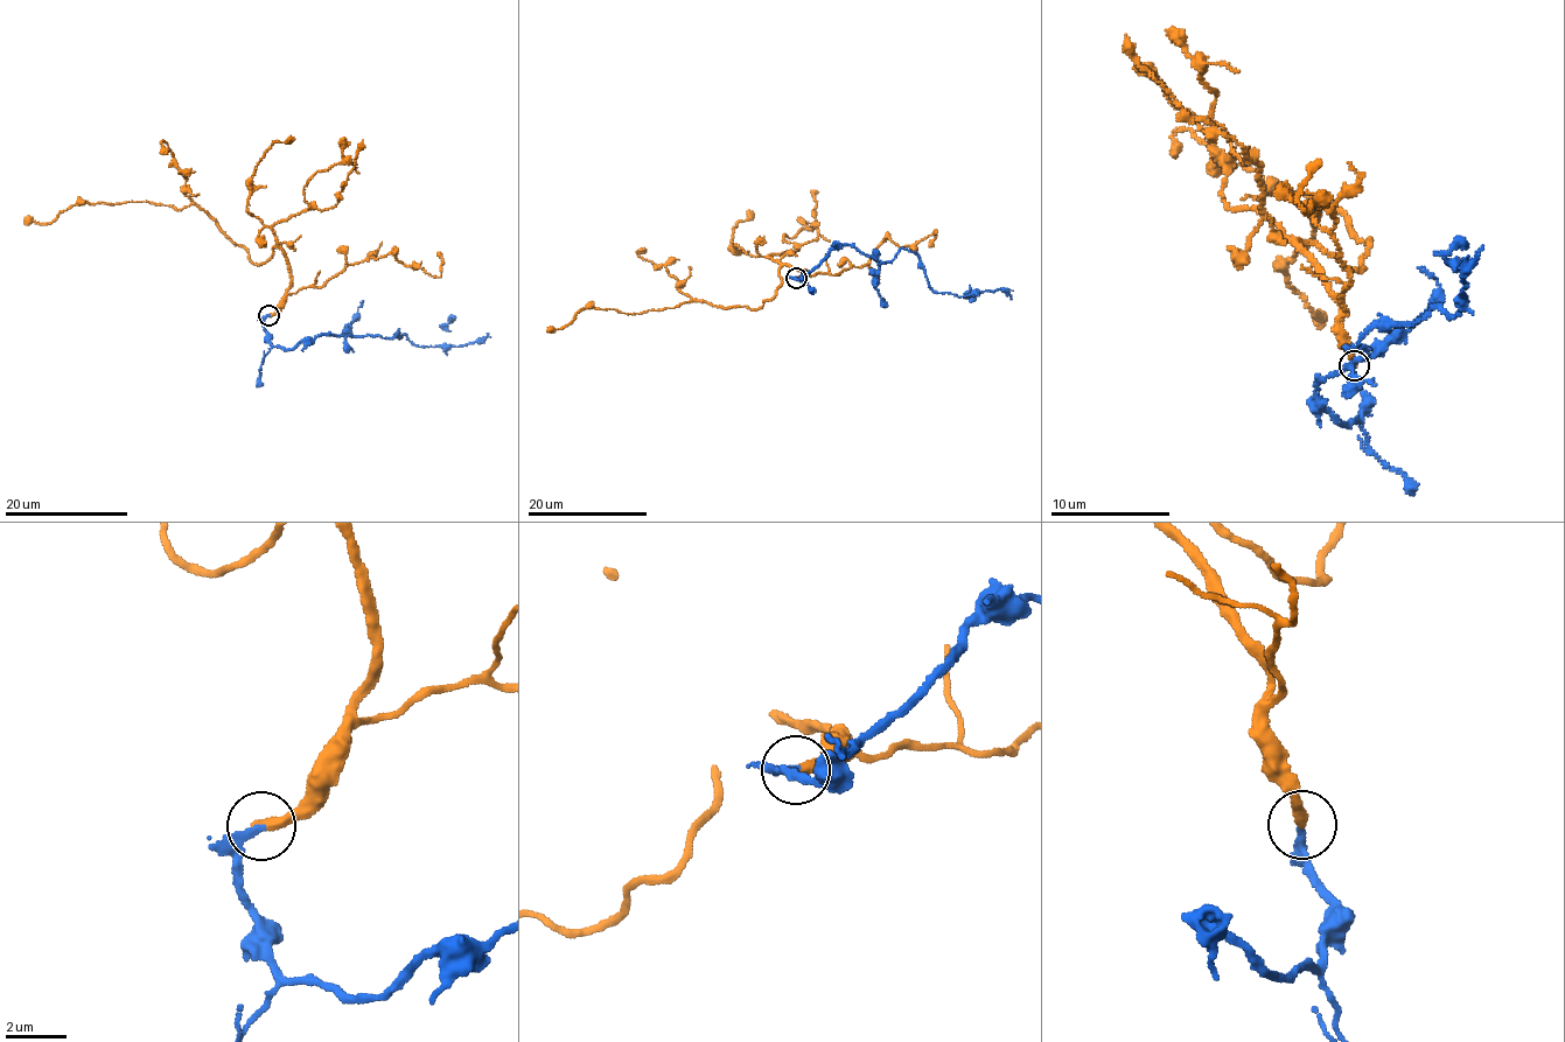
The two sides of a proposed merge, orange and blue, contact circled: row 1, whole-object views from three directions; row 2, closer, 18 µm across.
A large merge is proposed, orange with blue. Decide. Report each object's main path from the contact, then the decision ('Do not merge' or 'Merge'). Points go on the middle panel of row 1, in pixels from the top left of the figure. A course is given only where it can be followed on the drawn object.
Course of orange: (796, 278), (805, 272), (784, 264), (781, 284), (755, 308), (697, 301), (631, 314), (587, 307), (546, 330). Course of blue: (796, 278), (846, 244), (889, 263), (901, 249), (915, 252), (938, 293), (965, 296), (1001, 289), (1012, 299). Merge

